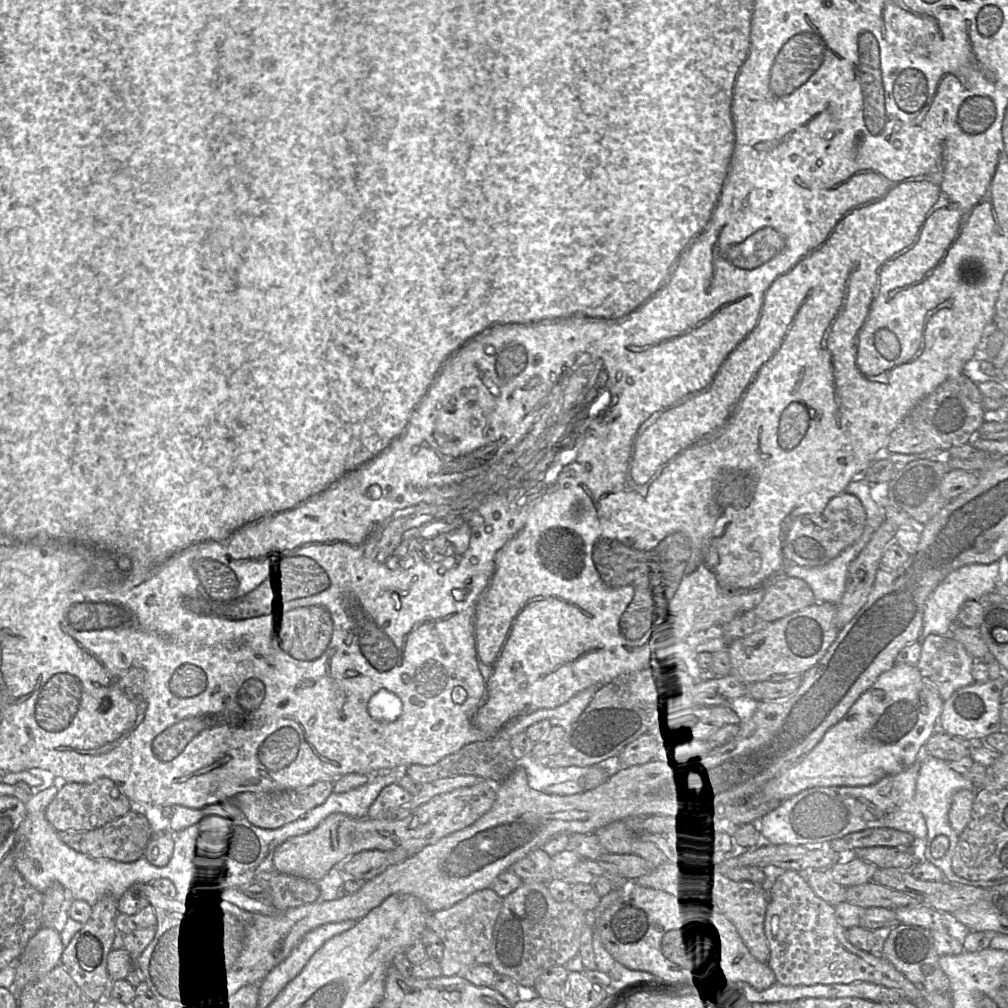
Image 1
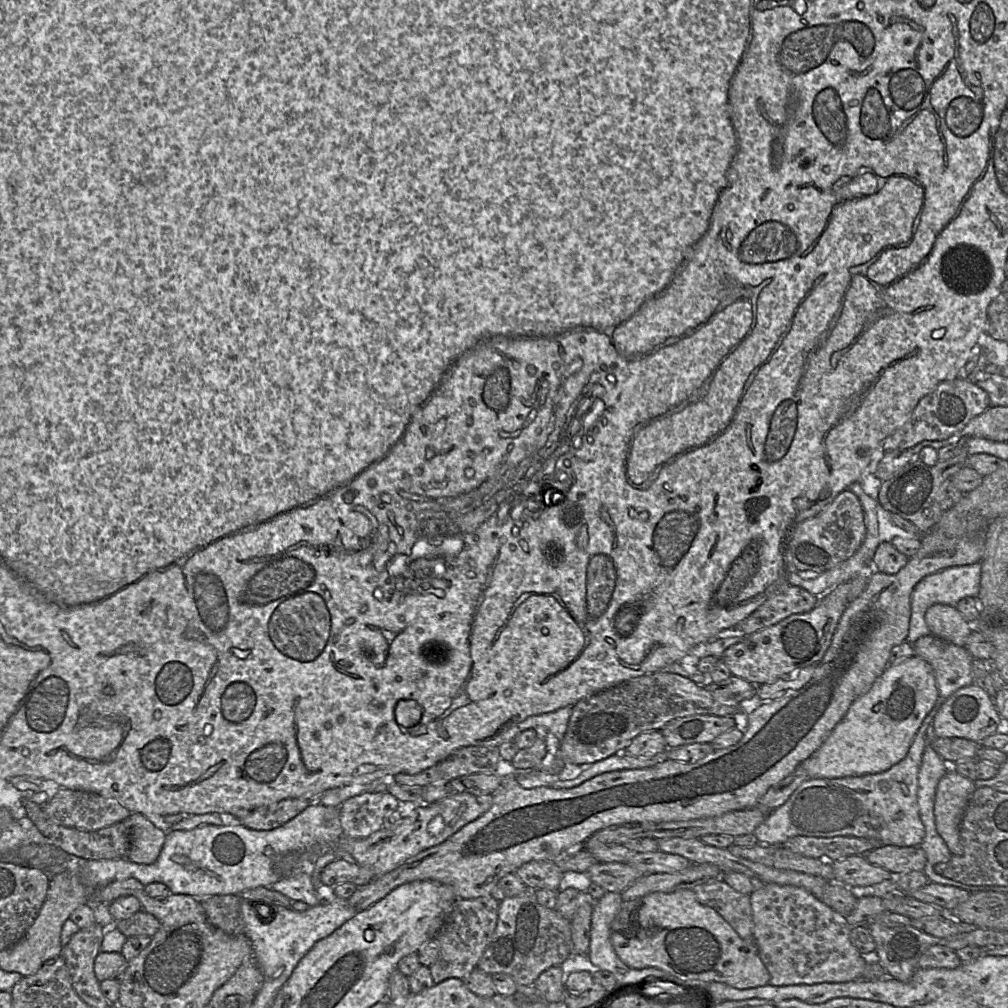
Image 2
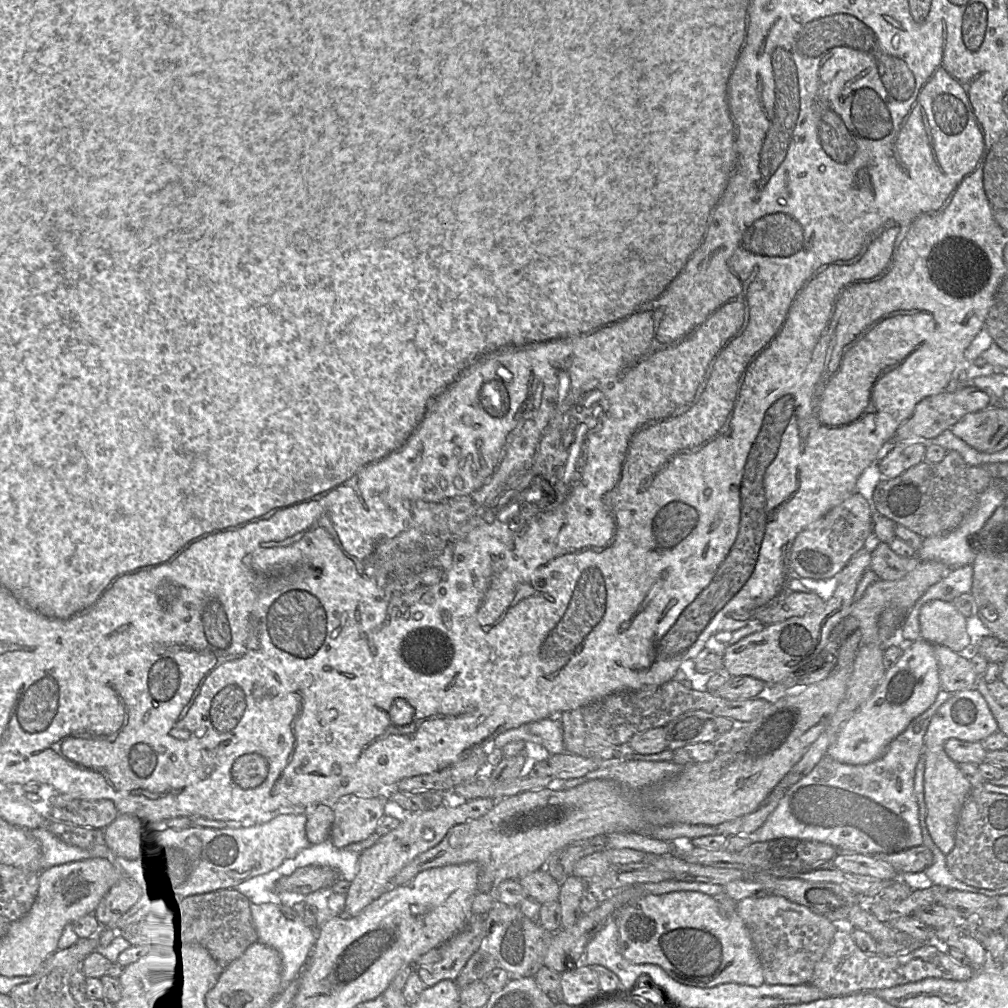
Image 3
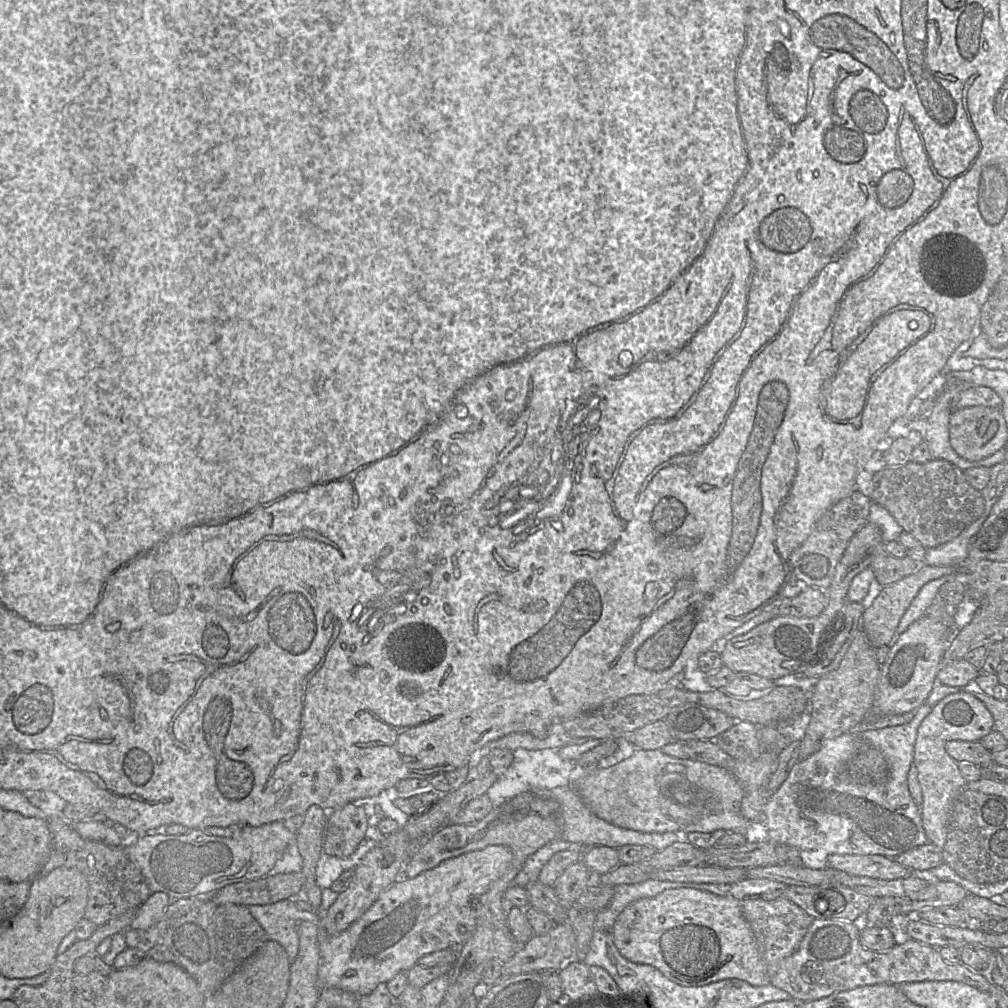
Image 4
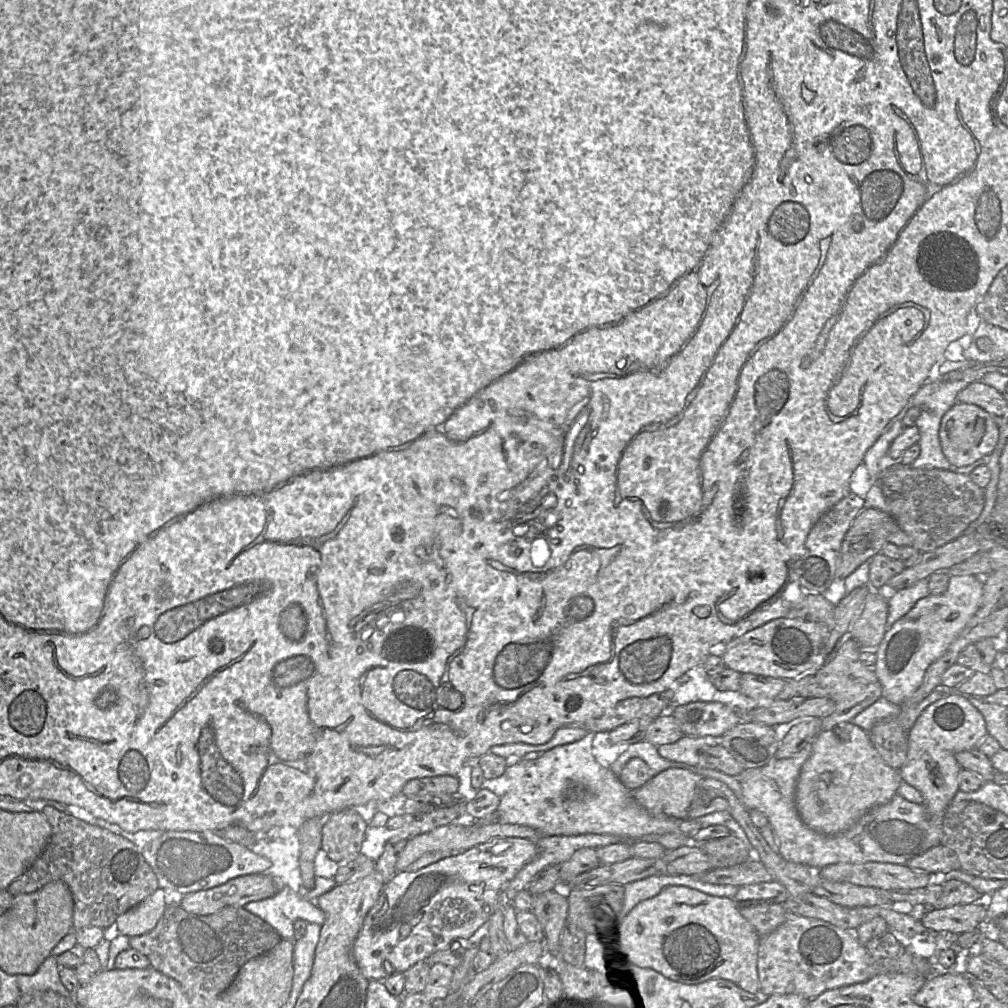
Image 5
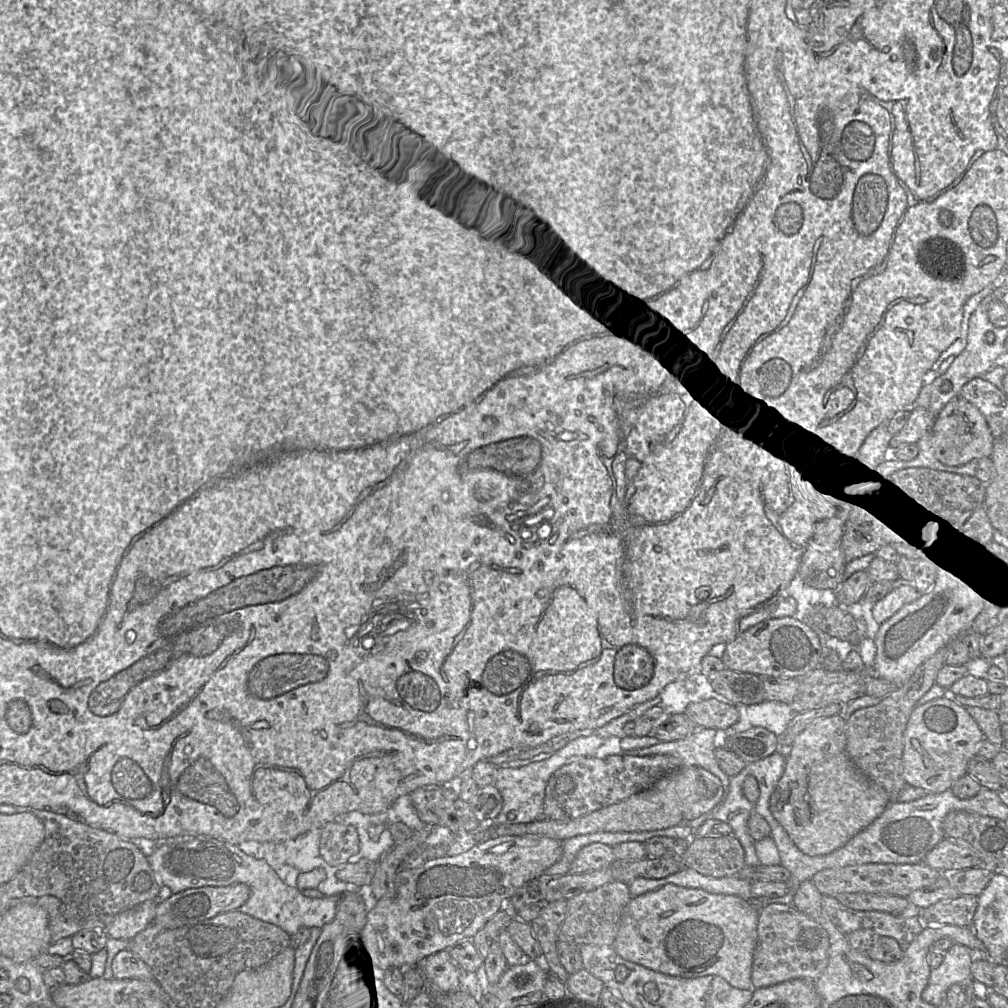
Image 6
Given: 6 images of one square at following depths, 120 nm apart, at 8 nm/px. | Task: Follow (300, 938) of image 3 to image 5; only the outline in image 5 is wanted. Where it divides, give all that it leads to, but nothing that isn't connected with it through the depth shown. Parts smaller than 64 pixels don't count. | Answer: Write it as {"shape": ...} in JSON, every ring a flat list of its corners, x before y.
{"shape":[[286,885,273,897,250,902,244,908,270,924,283,940,293,942,296,920,302,919,320,926,325,921,325,913,315,902,305,900]]}

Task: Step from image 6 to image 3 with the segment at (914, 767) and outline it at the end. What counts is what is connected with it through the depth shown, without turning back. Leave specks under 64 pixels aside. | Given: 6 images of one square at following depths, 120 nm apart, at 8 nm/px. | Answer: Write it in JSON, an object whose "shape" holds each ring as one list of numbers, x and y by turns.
{"shape":[[974,689,956,692,953,697,939,707,927,727,923,749,926,826,932,840,945,855,949,854,954,847,958,815,973,787,964,777,957,763,947,756,944,744,950,738,982,742,997,731,997,721,986,700,978,690]]}

